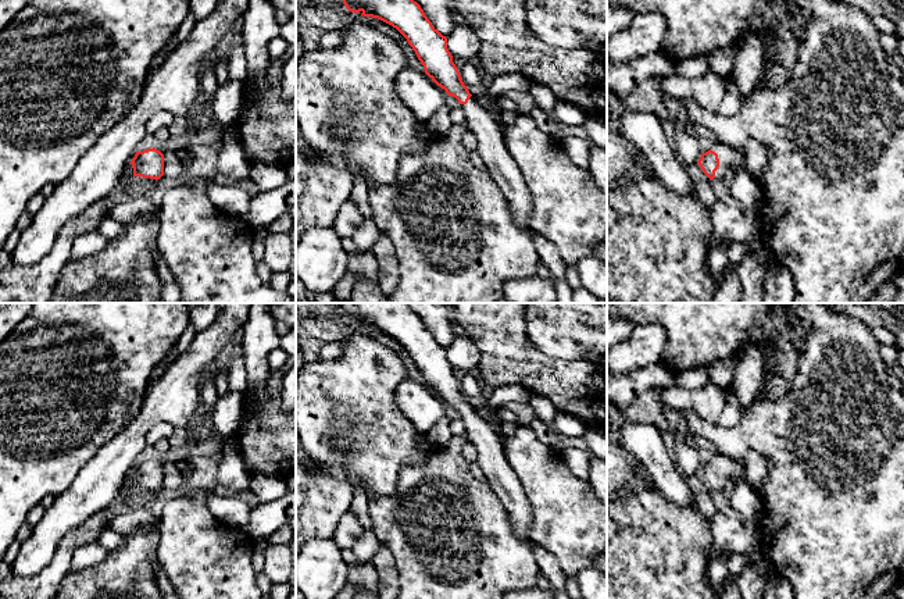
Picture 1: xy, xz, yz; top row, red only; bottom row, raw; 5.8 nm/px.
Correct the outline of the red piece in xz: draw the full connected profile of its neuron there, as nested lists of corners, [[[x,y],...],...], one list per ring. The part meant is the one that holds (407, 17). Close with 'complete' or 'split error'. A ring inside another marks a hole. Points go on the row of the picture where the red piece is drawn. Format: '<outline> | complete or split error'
[[[343,0],[343,4],[351,13],[378,18],[396,28],[415,51],[425,74],[447,96],[458,100],[468,131],[476,136],[476,150],[485,170],[505,196],[517,222],[530,229],[532,195],[504,143],[501,128],[464,85],[447,49],[447,38],[432,25],[421,6],[414,0]]] | split error

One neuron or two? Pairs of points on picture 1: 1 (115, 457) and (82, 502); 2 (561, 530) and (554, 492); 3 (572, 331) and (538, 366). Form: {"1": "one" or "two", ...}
{"1": "one", "2": "one", "3": "two"}

